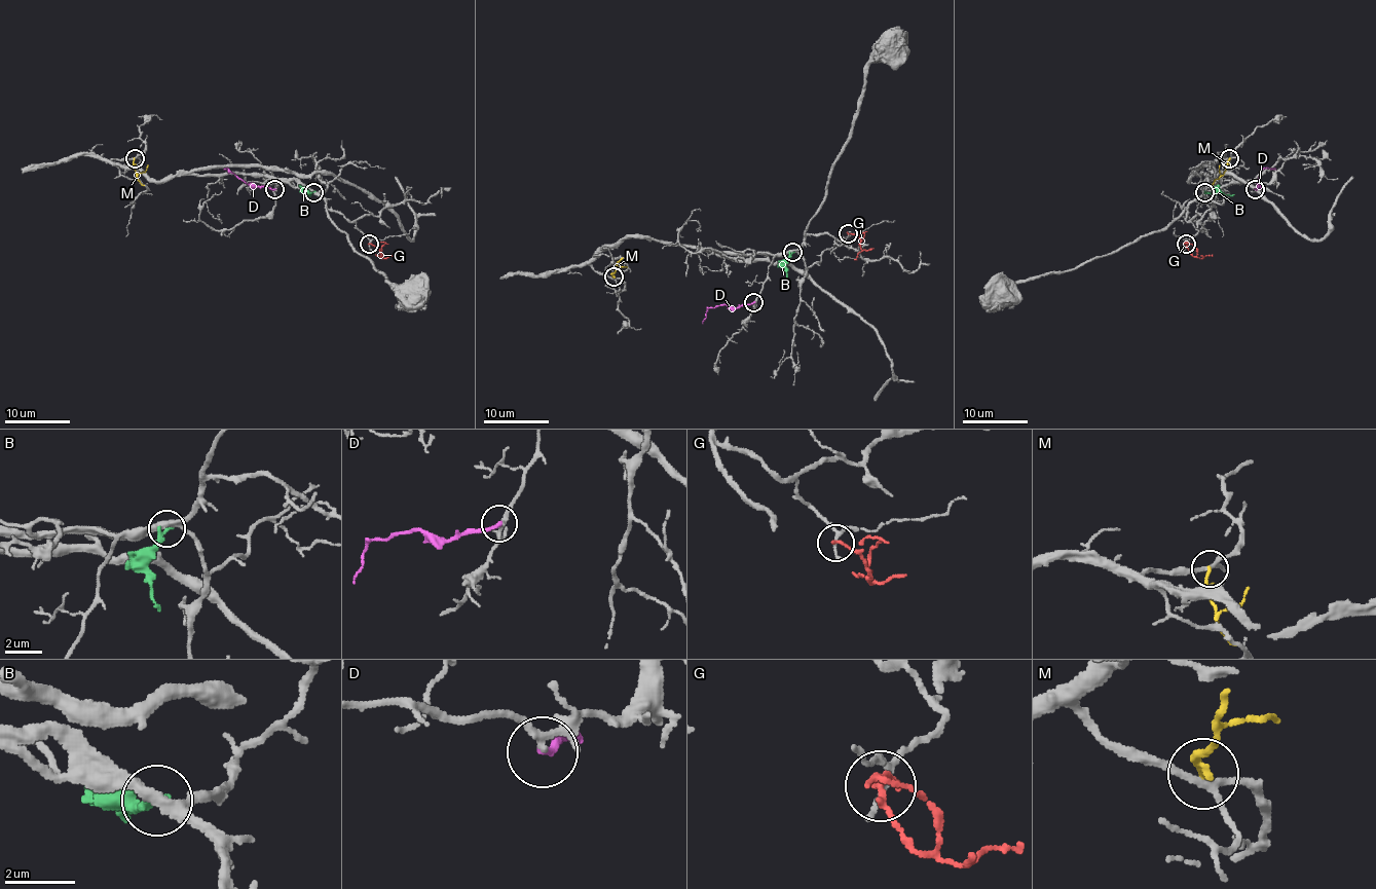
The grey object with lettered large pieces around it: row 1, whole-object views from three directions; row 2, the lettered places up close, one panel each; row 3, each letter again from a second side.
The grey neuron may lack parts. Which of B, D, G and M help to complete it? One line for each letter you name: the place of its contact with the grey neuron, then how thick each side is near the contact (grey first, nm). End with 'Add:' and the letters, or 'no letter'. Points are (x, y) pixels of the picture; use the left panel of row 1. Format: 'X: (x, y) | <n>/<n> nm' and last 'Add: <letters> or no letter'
D: (274, 189) | 170/200 nm
Add: D

